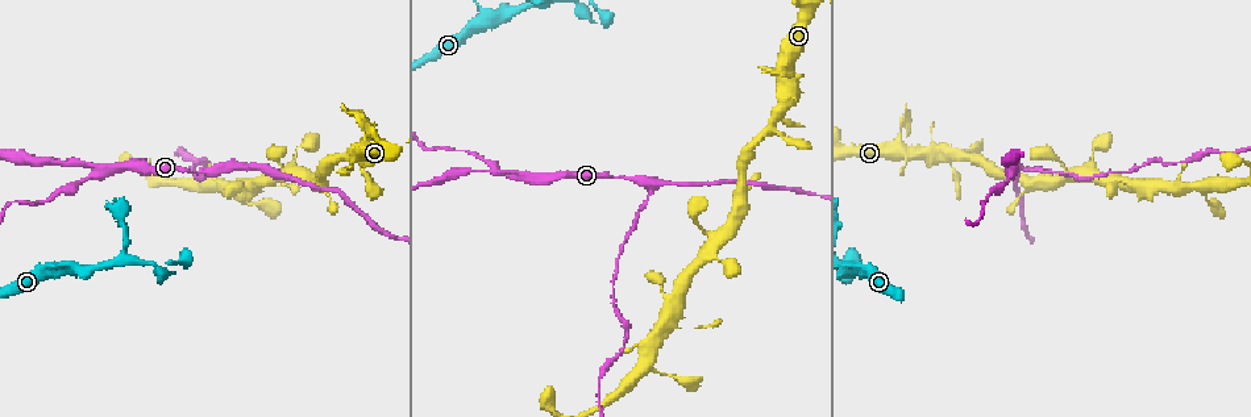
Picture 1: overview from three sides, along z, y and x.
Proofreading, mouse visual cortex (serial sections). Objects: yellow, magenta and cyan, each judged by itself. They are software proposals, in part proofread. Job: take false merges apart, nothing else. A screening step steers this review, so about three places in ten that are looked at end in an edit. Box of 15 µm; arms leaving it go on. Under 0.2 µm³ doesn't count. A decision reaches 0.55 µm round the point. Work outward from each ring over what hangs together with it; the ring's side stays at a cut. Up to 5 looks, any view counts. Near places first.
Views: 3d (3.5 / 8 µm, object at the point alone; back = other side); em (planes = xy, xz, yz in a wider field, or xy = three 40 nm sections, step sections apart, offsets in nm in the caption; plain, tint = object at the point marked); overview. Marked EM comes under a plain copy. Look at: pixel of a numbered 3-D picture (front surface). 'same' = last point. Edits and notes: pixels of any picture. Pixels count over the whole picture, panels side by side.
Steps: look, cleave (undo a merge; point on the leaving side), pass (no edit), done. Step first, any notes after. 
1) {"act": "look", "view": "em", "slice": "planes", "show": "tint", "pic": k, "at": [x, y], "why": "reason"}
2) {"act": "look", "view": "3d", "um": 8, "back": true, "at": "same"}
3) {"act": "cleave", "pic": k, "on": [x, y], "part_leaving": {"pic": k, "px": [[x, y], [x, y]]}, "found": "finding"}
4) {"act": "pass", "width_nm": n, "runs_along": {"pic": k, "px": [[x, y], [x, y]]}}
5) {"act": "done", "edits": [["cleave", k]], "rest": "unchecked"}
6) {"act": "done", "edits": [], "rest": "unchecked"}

{"act": "look", "view": "3d", "um": 3.5, "pic": 1, "at": [523, 176], "why": "side arm on a straight run"}

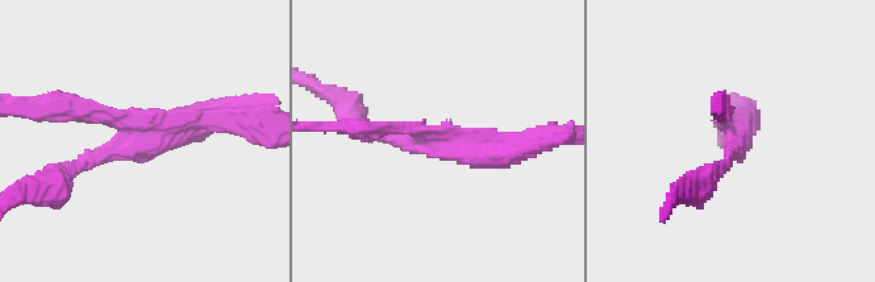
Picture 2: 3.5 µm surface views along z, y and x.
{"act": "look", "view": "em", "slice": "xy", "step": 2, "show": "tint", "pic": 2, "at": [738, 137], "why": "now the EM"}

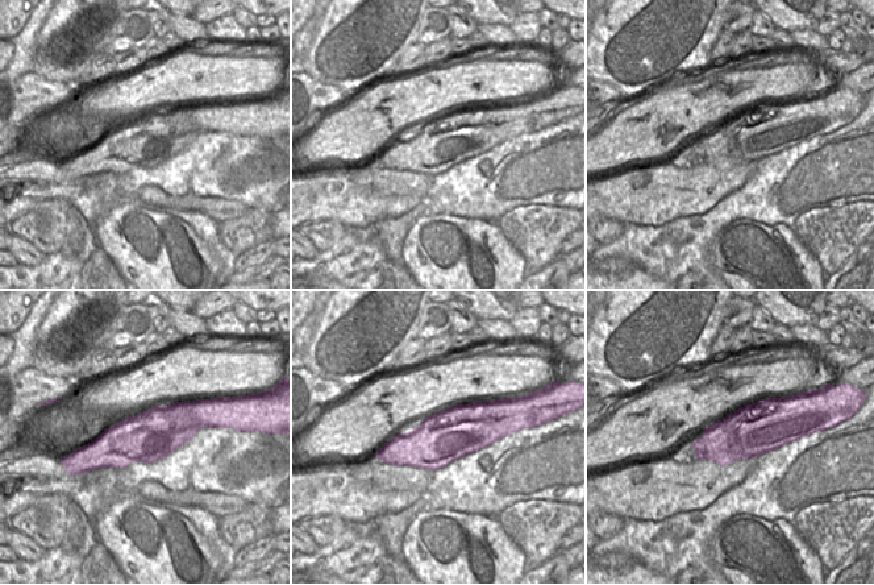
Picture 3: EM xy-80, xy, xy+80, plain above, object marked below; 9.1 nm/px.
{"act": "look", "view": "em", "slice": "planes", "show": "tint", "at": "same", "why": "another direction"}

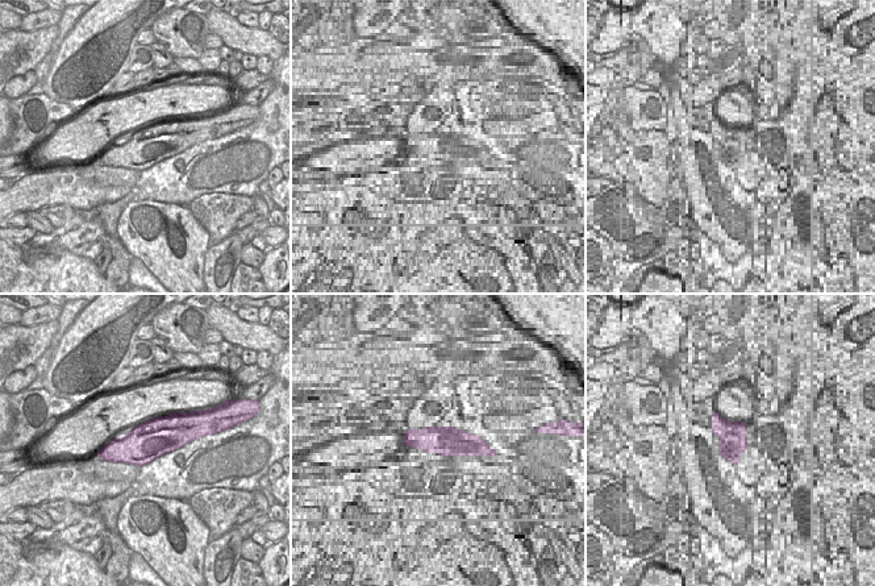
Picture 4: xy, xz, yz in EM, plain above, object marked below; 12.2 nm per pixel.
{"act": "cleave", "pic": 2, "on": [82, 164], "found": "a second cell is stuck on"}

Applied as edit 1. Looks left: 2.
{"act": "look", "view": "3d", "um": 3.5, "back": true, "pic": 1, "at": [1020, 169], "why": "side arm on a straight run"}

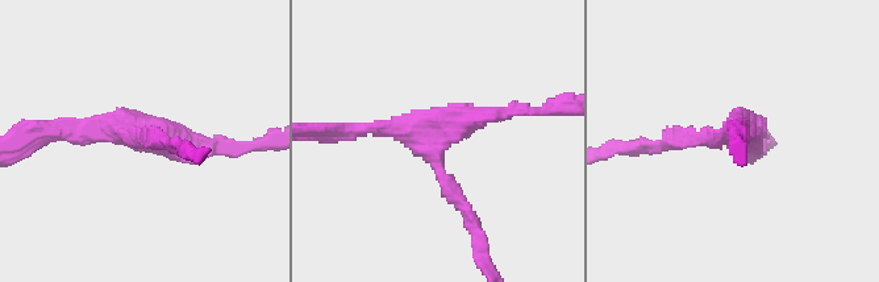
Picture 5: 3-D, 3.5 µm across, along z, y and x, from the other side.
{"act": "look", "view": "em", "slice": "xy", "step": 3, "show": "tint", "pic": 5, "at": [440, 132], "arms": 3, "arm_widths_nm": [150, 200, 250]}

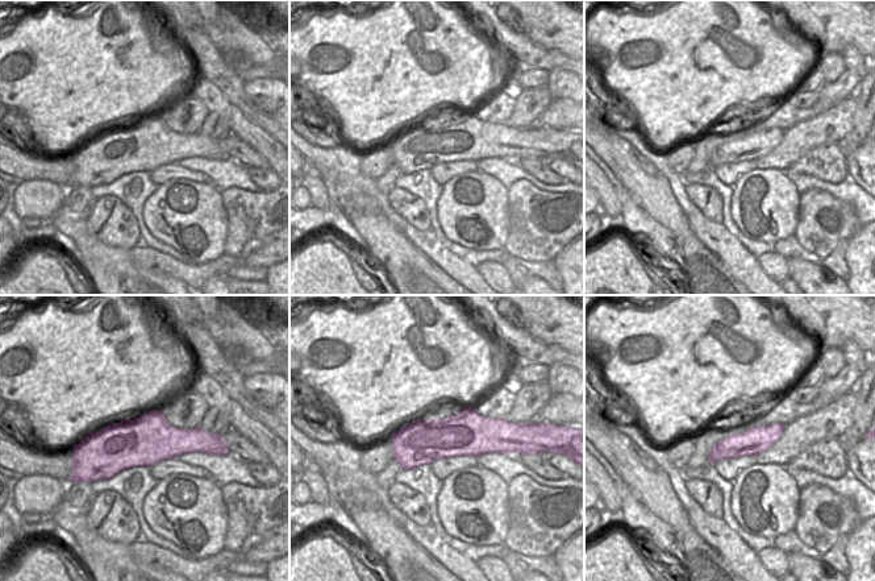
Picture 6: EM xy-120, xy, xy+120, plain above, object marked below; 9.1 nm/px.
{"act": "pass", "runs_along": {"pic": 6, "px": [[779, 427], [712, 459]]}, "found": "all the same cell"}

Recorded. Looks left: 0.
{"act": "done", "edits": [["cleave", 2]], "rest": "unchecked"}

